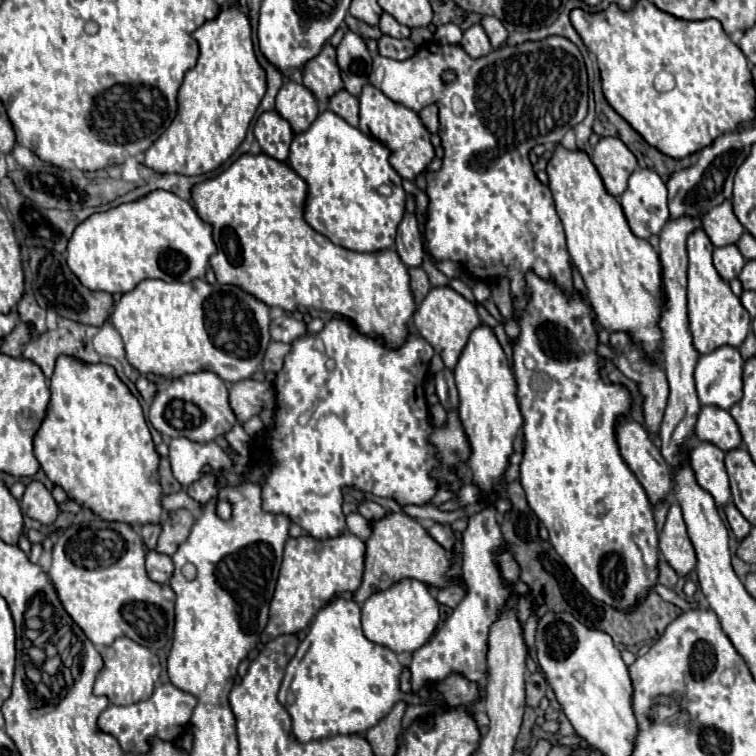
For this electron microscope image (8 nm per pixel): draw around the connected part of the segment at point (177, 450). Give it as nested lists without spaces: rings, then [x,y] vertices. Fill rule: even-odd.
[[[173,438],[169,442],[169,460],[173,468],[173,476],[183,484],[189,486],[191,482],[199,480],[201,468],[211,464],[215,470],[231,470],[231,460],[223,448],[215,442],[193,442],[189,438]]]

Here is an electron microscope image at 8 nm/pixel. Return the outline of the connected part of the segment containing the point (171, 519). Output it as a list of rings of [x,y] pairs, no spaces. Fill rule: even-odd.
[[[179,508],[179,510],[169,512],[165,516],[165,522],[163,522],[163,528],[159,534],[157,552],[173,556],[177,552],[179,544],[189,536],[193,524],[195,524],[195,516],[189,510]]]

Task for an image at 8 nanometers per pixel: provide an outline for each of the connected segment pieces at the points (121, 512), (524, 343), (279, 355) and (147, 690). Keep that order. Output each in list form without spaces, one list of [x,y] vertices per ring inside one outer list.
[[[61,356],[49,388],[49,412],[33,440],[35,458],[47,478],[61,486],[79,506],[89,508],[107,522],[125,522],[129,526],[161,524],[165,508],[161,504],[163,492],[159,484],[159,454],[153,446],[139,400],[117,378],[115,370],[107,364],[77,364],[77,360],[69,360],[69,356]]]
[[[533,274],[527,276],[527,288],[529,288],[529,304],[525,308],[525,312],[521,316],[515,316],[515,320],[521,326],[521,336],[515,340],[513,346],[513,372],[517,378],[517,398],[519,398],[519,408],[521,414],[525,418],[523,422],[523,434],[525,434],[525,454],[521,460],[521,486],[525,490],[529,508],[535,512],[535,516],[545,524],[545,528],[549,530],[549,538],[553,548],[557,550],[557,554],[561,556],[561,560],[567,564],[567,568],[573,572],[573,576],[577,578],[577,582],[599,602],[605,602],[607,606],[615,608],[615,610],[623,610],[629,612],[633,610],[639,602],[643,602],[647,598],[647,594],[653,590],[653,586],[659,580],[659,548],[657,548],[657,528],[655,528],[655,520],[653,520],[653,506],[643,490],[643,486],[639,484],[639,480],[635,478],[635,474],[629,470],[629,466],[623,462],[617,442],[615,442],[615,424],[619,416],[625,416],[629,412],[629,404],[631,404],[631,396],[623,386],[613,386],[607,384],[599,378],[599,366],[601,366],[601,358],[595,354],[595,348],[599,344],[597,334],[595,334],[595,326],[593,326],[593,310],[583,304],[581,296],[575,292],[571,298],[567,298],[567,294],[563,290],[559,290],[553,282],[545,282]]]
[[[271,342],[265,350],[265,358],[263,358],[263,368],[267,372],[277,372],[283,366],[283,358],[289,352],[289,344],[283,342]]]
[[[123,636],[117,638],[113,644],[99,648],[99,654],[103,658],[103,668],[95,680],[97,696],[107,696],[111,704],[135,704],[147,700],[153,694],[153,688],[161,674],[161,664],[159,658],[149,648]]]

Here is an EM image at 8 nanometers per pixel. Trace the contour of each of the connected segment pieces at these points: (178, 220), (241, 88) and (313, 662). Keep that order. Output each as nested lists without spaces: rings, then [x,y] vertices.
[[[155,190],[137,202],[121,204],[113,210],[93,214],[85,222],[81,222],[69,240],[67,264],[85,288],[101,290],[109,294],[125,294],[131,292],[145,278],[181,280],[181,282],[205,278],[205,272],[209,268],[209,258],[215,252],[217,246],[213,242],[213,228],[199,218],[193,204],[181,200],[173,192]]]
[[[239,6],[231,10],[221,10],[217,20],[205,22],[201,28],[193,32],[193,38],[199,42],[201,54],[197,66],[185,74],[185,80],[179,90],[179,110],[173,124],[161,134],[161,138],[143,154],[143,166],[151,168],[157,174],[183,174],[183,176],[199,176],[217,170],[225,160],[233,156],[233,152],[243,142],[249,122],[265,94],[265,72],[259,66],[253,42],[251,42],[251,26],[249,18],[239,10]]]
[[[337,598],[333,604],[317,612],[309,634],[299,644],[295,656],[285,668],[285,678],[279,690],[279,702],[291,716],[291,736],[299,742],[311,742],[337,734],[365,734],[381,718],[385,718],[399,700],[405,698],[399,686],[401,672],[403,666],[393,650],[365,638],[361,630],[361,608],[353,600]]]

